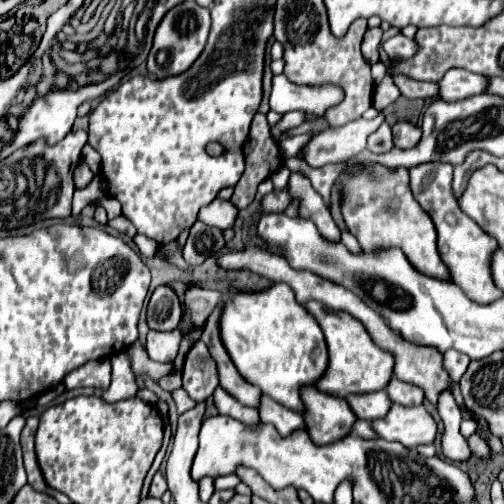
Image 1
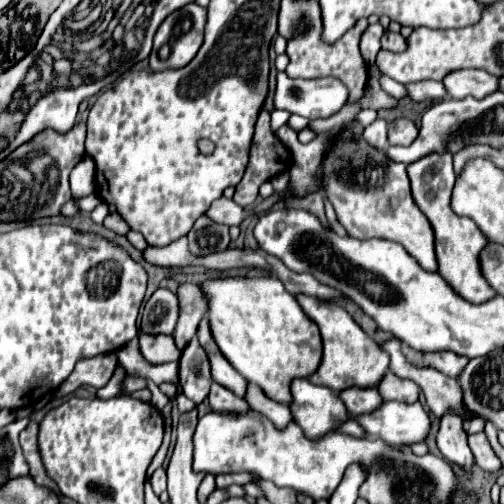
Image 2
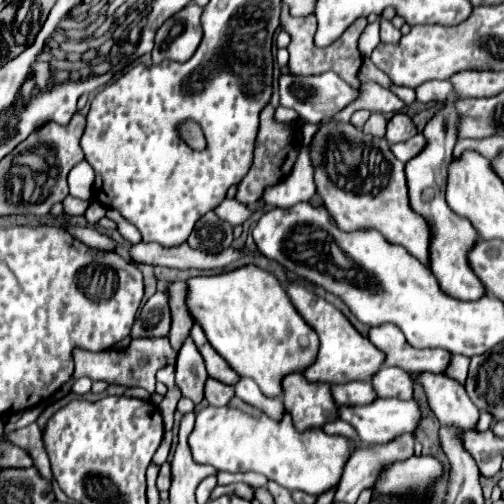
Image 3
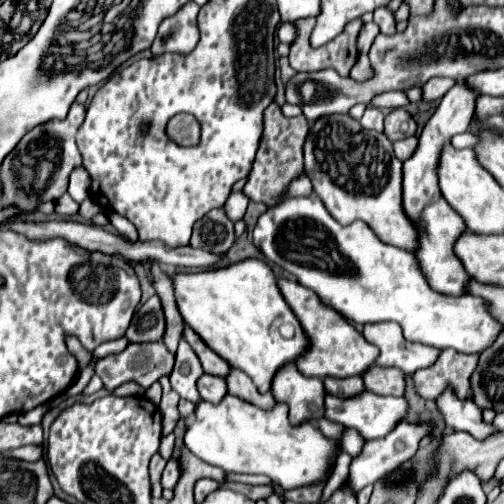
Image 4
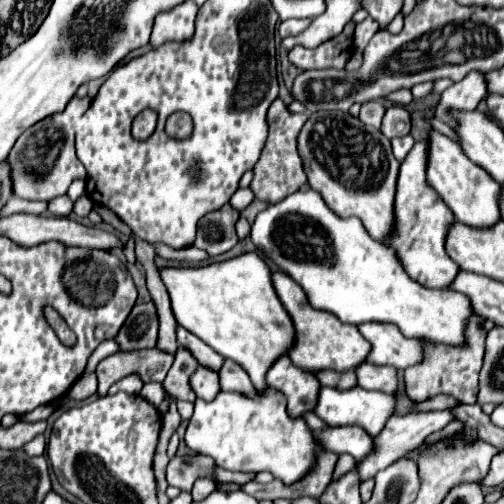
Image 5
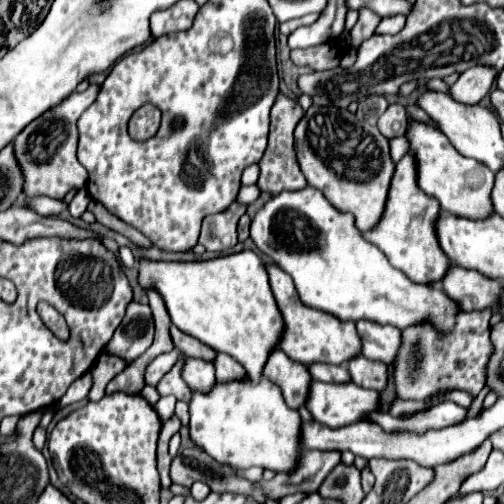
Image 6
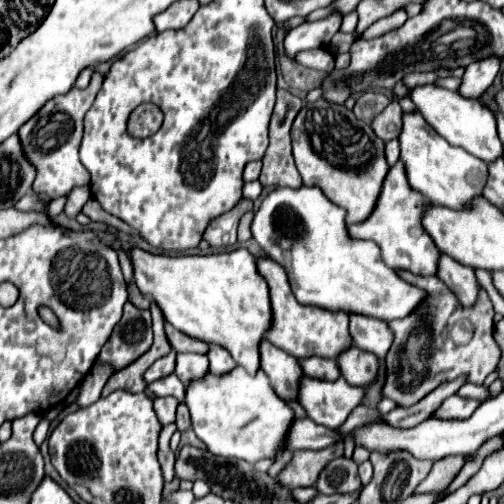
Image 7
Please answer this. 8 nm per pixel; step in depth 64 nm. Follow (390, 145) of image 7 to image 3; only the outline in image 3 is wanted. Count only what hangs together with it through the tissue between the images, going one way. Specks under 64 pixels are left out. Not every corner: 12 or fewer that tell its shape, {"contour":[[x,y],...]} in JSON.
{"contour":[[416,134],[404,142],[402,148],[392,148],[400,162],[412,160],[424,150],[424,134]]}

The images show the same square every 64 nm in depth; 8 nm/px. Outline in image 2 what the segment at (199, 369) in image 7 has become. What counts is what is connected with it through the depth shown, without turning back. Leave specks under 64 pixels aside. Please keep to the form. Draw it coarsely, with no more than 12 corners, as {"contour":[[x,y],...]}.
{"contour":[[212,384],[212,410],[248,414],[252,408],[220,384]]}

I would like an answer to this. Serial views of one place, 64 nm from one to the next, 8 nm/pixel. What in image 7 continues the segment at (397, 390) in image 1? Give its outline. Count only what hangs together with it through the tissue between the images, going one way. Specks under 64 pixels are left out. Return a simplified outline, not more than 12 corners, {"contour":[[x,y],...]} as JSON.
{"contour":[[348,348],[338,360],[342,378],[356,386],[378,380],[378,358]]}

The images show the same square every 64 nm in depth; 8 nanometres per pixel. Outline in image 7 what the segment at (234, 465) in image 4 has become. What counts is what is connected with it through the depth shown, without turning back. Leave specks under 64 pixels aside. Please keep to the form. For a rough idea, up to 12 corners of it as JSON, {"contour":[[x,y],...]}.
{"contour":[[262,370],[186,388],[208,452],[276,462],[294,422]]}

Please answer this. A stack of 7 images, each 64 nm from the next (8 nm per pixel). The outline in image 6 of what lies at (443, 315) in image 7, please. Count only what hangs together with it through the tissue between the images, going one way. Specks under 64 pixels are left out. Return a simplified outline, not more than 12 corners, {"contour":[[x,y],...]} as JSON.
{"contour":[[460,312],[452,336],[402,332],[400,400],[484,388],[492,312]]}

